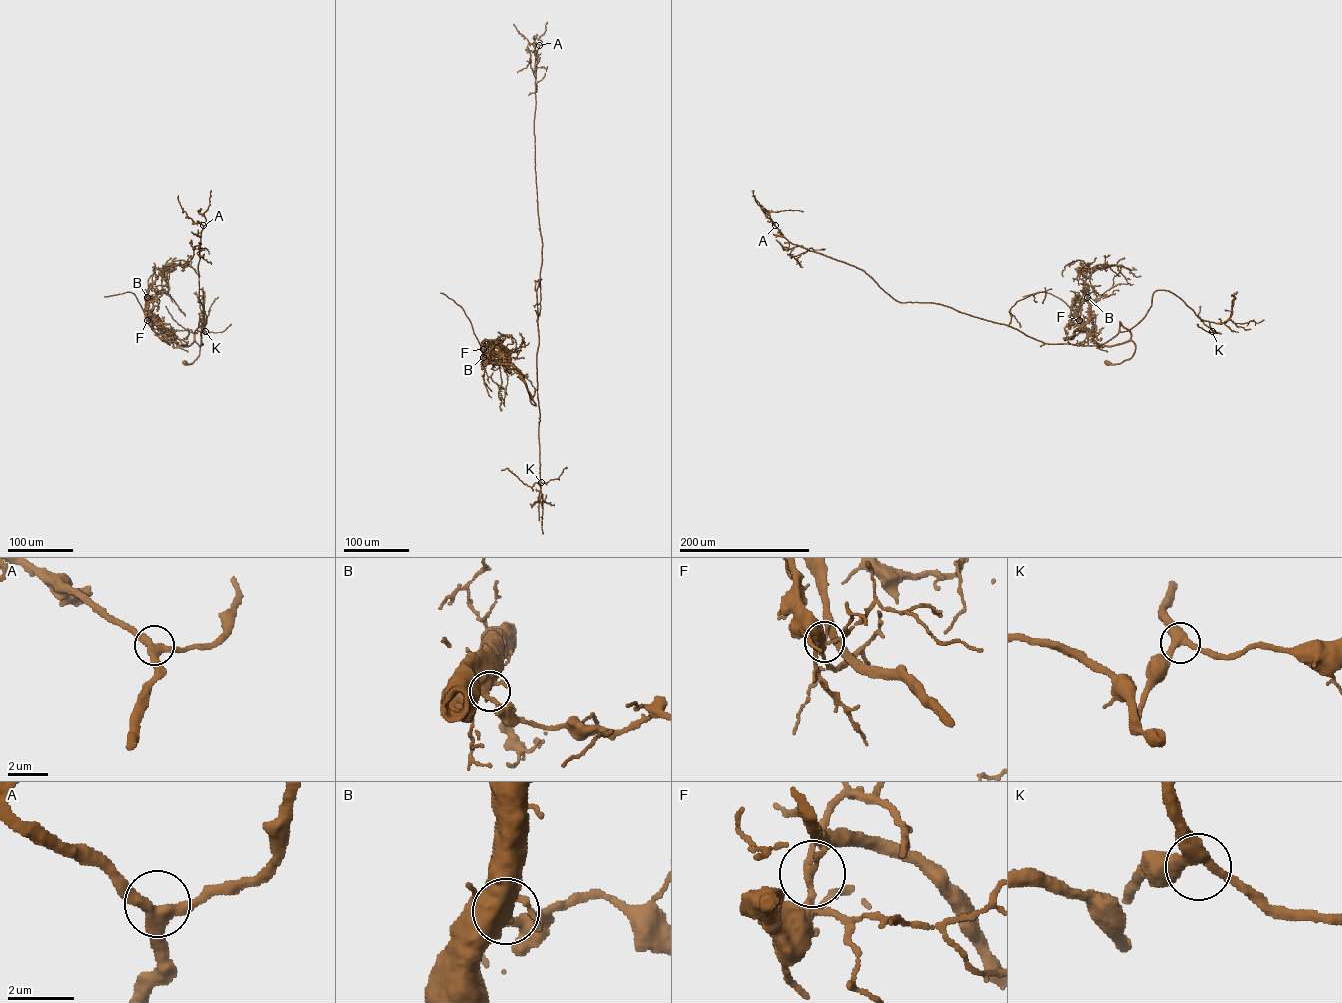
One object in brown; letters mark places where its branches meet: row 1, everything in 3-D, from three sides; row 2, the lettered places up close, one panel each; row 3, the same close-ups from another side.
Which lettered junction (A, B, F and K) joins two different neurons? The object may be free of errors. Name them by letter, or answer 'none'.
F

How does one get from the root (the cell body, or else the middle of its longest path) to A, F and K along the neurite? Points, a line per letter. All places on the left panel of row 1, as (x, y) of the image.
A: (184, 362), (199, 355), (194, 333), (200, 321), (203, 344), (206, 316), (199, 302), (198, 265), (203, 225)
F: (184, 362), (197, 358), (200, 346), (194, 340), (180, 346), (147, 320)
K: (184, 362), (191, 363), (199, 355), (194, 333), (200, 321), (202, 329), (202, 290), (205, 331)

